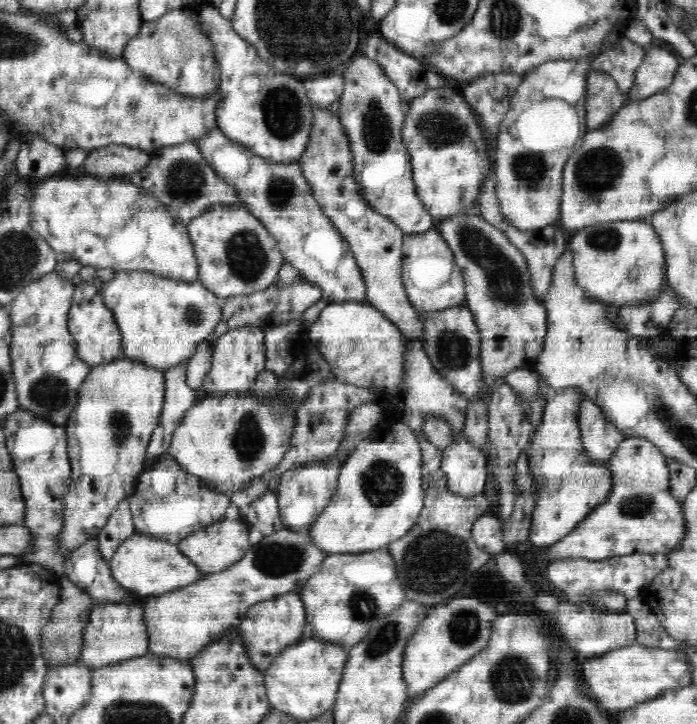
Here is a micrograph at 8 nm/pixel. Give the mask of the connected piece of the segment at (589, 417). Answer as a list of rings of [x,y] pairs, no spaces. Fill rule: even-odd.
[[[589,398],[580,402],[578,425],[583,449],[592,461],[607,462],[625,439],[622,431],[604,416],[603,409]]]

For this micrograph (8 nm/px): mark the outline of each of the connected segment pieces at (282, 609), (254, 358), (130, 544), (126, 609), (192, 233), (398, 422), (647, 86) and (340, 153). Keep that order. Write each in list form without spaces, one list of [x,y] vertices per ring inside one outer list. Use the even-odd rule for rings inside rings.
[[[298,591],[253,604],[238,627],[239,636],[245,645],[250,664],[262,673],[266,673],[268,667],[274,664],[278,655],[286,647],[297,643],[308,634],[306,611]]]
[[[244,325],[229,330],[214,342],[211,342],[213,359],[210,370],[203,382],[207,396],[245,393],[253,388],[256,377],[265,370],[266,348],[264,334],[265,330],[262,330],[262,327]]]
[[[138,532],[122,541],[109,565],[116,582],[126,588],[130,595],[137,597],[168,594],[204,577],[200,569],[180,551],[178,544]]]
[[[94,601],[90,620],[82,632],[80,661],[94,670],[120,663],[126,659],[144,656],[148,653],[150,637],[143,614],[141,604],[128,604],[127,602],[100,604]]]
[[[246,204],[208,208],[206,213],[193,218],[187,225],[187,230],[194,246],[196,259],[198,259],[199,282],[221,299],[266,290],[276,282],[285,258],[280,253],[276,240],[261,224],[261,221],[249,212]]]
[[[389,417],[374,439],[362,441],[342,462],[336,493],[309,528],[316,547],[330,555],[365,553],[402,538],[424,508],[422,463],[417,435],[398,417]]]
[[[652,46],[638,67],[634,87],[626,93],[627,101],[642,100],[668,88],[678,67],[676,54],[666,48]]]
[[[314,107],[309,143],[298,163],[324,215],[334,224],[354,254],[366,283],[367,302],[397,324],[406,337],[423,342],[424,327],[420,314],[407,299],[401,276],[405,233],[386,216],[376,213],[362,197],[358,181],[354,178],[350,139],[344,132],[340,117],[329,108]]]

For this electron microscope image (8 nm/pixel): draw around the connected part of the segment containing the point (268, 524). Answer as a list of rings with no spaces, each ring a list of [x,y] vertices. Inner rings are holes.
[[[267,491],[259,496],[254,502],[251,502],[246,510],[246,520],[265,536],[274,534],[282,528],[282,517],[278,509],[277,494]]]

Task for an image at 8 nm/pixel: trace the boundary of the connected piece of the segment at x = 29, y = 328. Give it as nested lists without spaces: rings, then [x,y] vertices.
[[[54,270],[28,284],[10,304],[10,360],[19,408],[59,427],[68,424],[78,402],[78,390],[92,368],[76,355],[77,346],[68,330],[68,313],[75,288],[73,282],[63,280]]]

